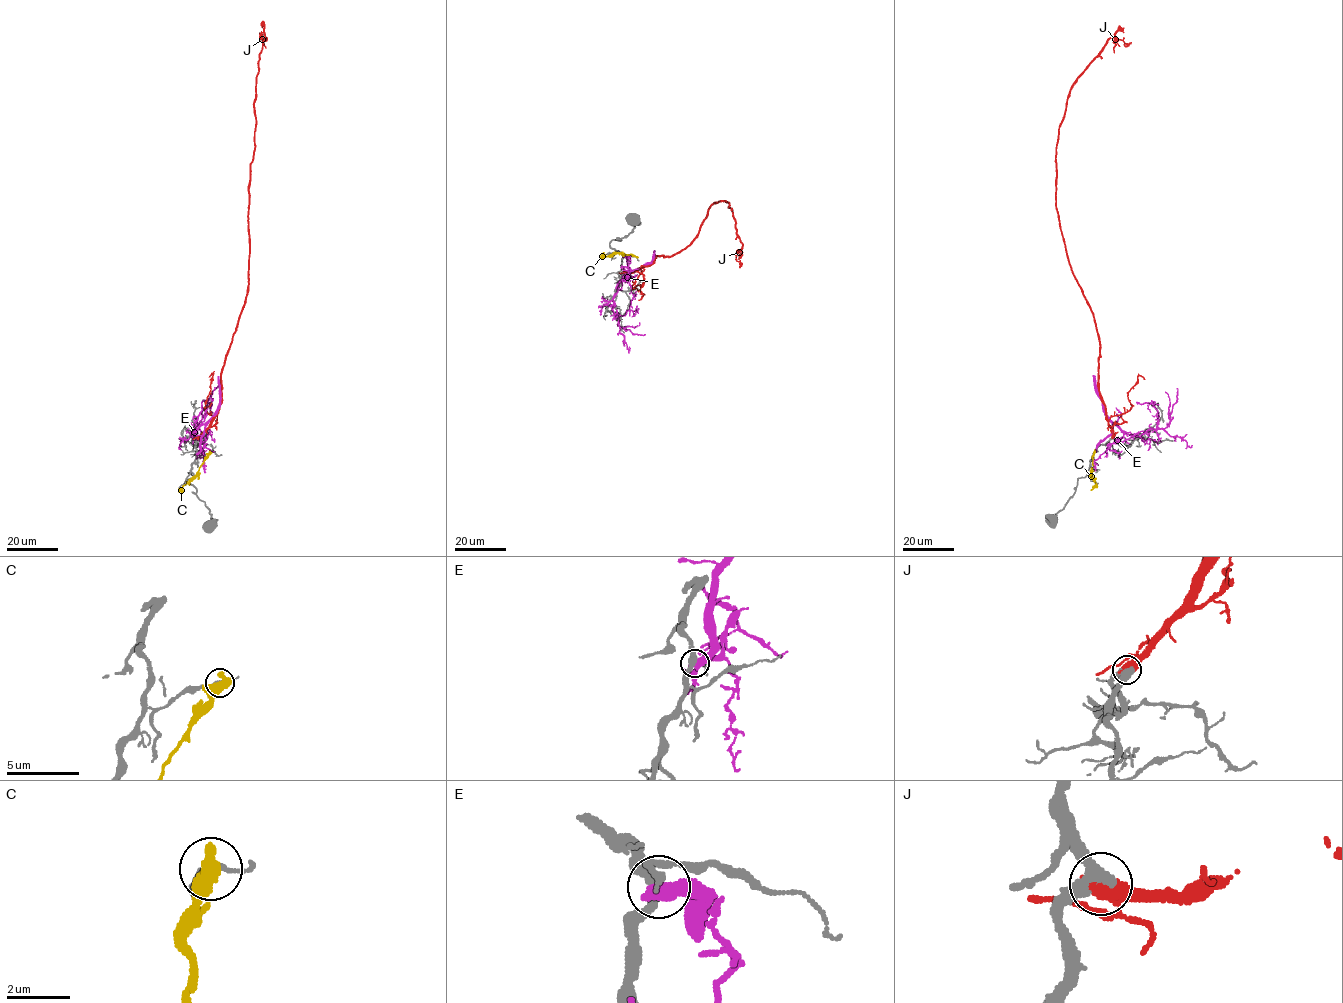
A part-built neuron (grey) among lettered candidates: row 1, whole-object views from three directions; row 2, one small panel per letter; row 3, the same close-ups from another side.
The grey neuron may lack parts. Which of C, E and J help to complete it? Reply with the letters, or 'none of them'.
J

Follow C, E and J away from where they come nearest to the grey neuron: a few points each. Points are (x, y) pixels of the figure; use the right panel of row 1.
C: (1094, 451), (1091, 470), (1095, 486), (1090, 490)
E: (1095, 451), (1111, 433), (1114, 424), (1125, 433), (1140, 436), (1149, 429), (1165, 428), (1176, 401), (1177, 388)
J: (1112, 437), (1098, 389), (1099, 335), (1056, 207), (1056, 149), (1072, 84), (1107, 40), (1131, 42)

